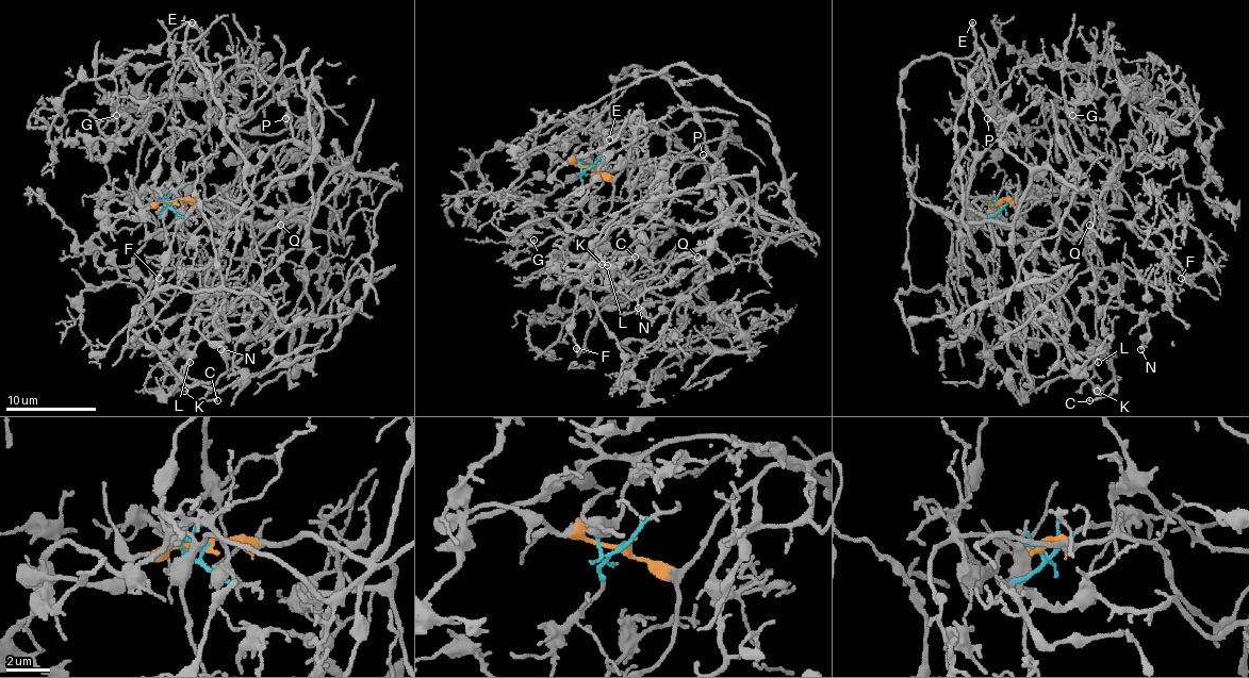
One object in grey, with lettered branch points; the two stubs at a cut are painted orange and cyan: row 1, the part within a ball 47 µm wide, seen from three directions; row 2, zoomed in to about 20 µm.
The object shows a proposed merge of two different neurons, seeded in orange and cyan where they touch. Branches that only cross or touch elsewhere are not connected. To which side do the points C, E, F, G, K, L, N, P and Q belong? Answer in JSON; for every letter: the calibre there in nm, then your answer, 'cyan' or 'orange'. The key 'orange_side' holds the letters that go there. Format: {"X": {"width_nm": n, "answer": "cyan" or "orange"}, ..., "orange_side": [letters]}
{"C": {"width_nm": 140, "answer": "orange"}, "E": {"width_nm": 200, "answer": "orange"}, "F": {"width_nm": 140, "answer": "cyan"}, "G": {"width_nm": 180, "answer": "cyan"}, "K": {"width_nm": 190, "answer": "cyan"}, "L": {"width_nm": 150, "answer": "cyan"}, "N": {"width_nm": 160, "answer": "cyan"}, "P": {"width_nm": 110, "answer": "orange"}, "Q": {"width_nm": 100, "answer": "cyan"}, "orange_side": ["C", "E", "P"]}

